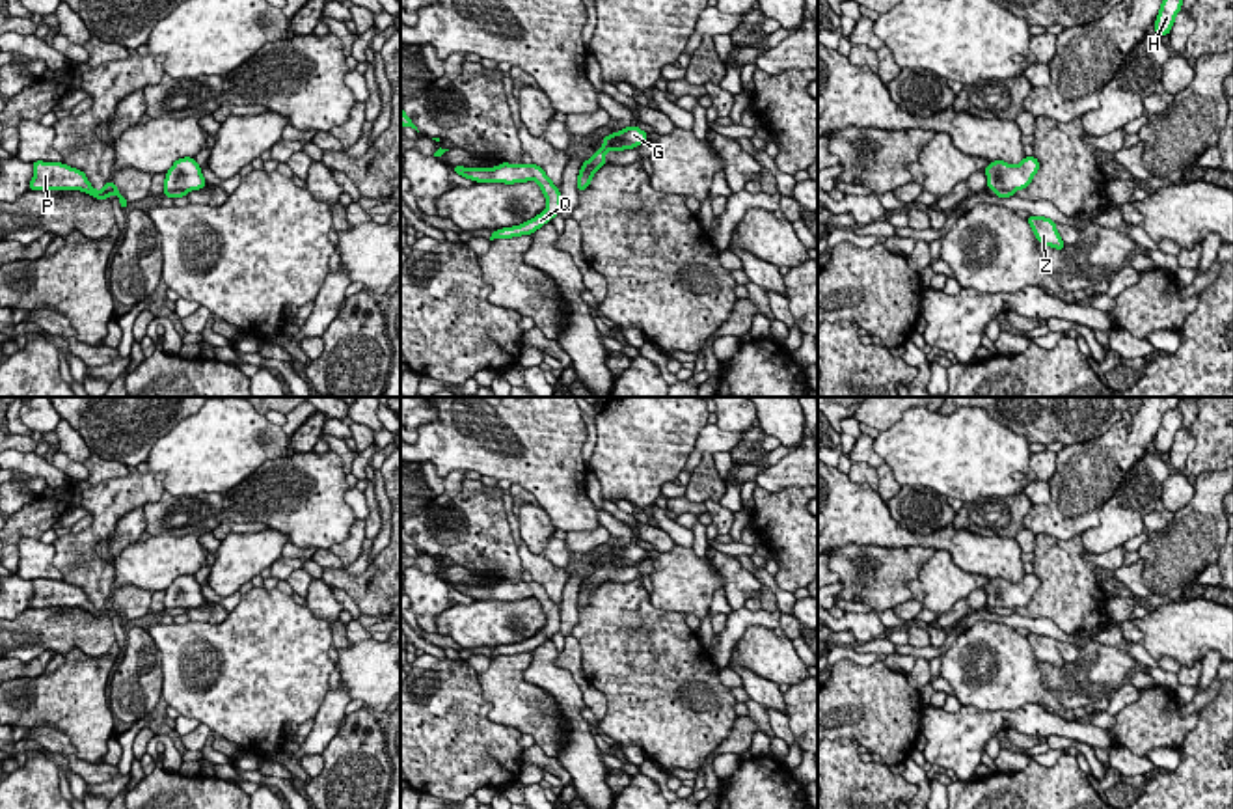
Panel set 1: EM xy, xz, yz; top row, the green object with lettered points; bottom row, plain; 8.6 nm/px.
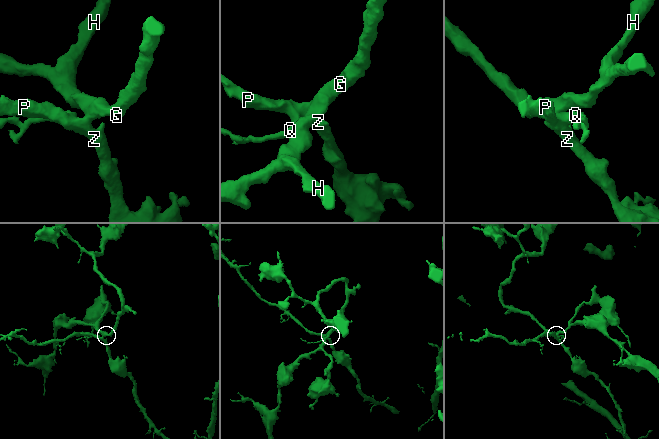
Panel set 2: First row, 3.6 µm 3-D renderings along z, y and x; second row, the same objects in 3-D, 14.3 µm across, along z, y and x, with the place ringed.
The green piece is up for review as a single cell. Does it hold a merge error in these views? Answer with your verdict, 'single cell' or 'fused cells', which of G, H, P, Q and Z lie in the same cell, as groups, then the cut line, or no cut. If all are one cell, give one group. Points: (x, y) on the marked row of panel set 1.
fused cells; groups G H / P Q Z; cut xz (596, 168), (585, 168), (580, 174)

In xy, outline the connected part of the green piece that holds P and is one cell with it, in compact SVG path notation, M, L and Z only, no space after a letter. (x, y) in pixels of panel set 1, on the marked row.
M35 160L32 166L34 179L28 185L30 190L82 190L95 199L108 199L110 194L115 194L121 209L125 211L129 207L129 201L110 179L106 181L104 188L97 192L84 171L65 166L63 162Z

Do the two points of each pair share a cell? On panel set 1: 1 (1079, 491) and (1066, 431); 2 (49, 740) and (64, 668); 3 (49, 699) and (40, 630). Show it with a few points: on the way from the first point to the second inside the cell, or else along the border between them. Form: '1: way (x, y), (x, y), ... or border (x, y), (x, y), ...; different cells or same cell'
1: border (1111, 427), (1097, 437), (1066, 446); different cells
2: border (30, 727), (43, 726), (62, 731), (81, 759); different cells
3: border (54, 651), (81, 649), (97, 657); different cells

